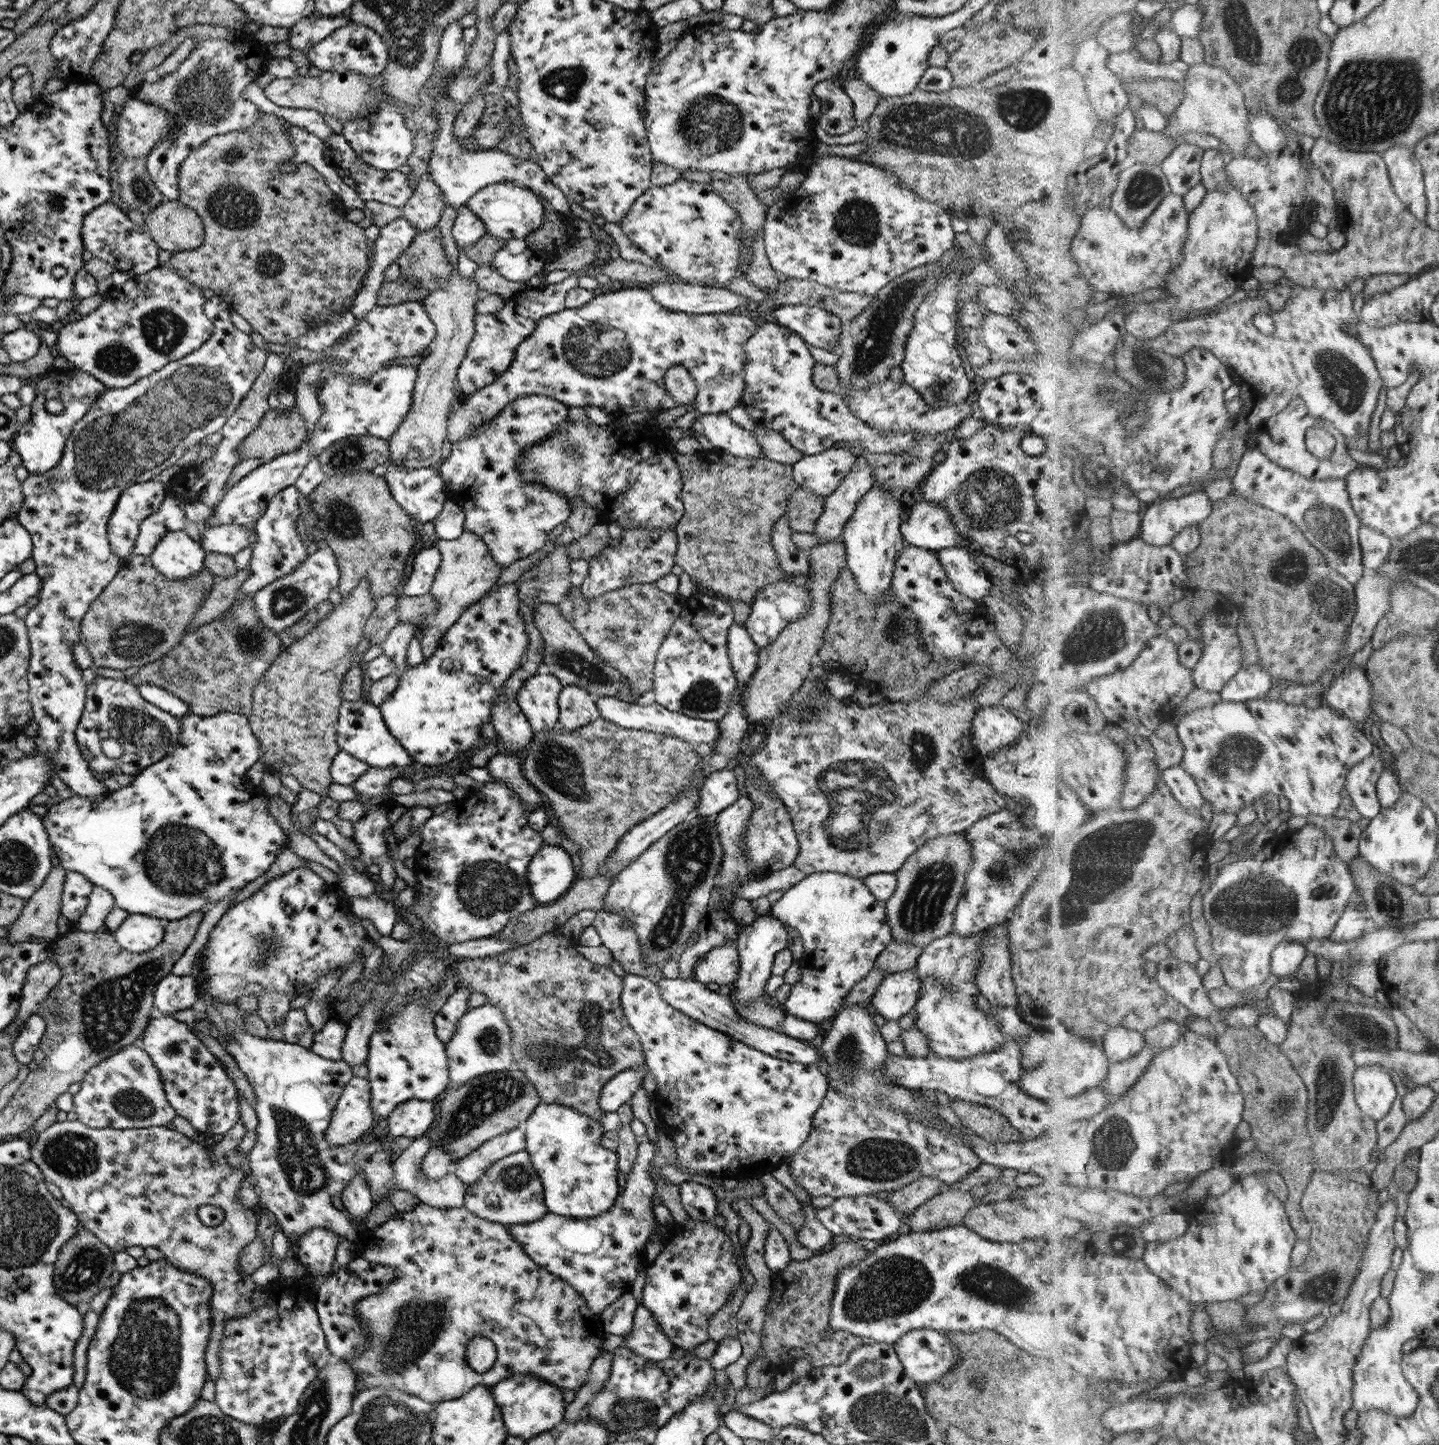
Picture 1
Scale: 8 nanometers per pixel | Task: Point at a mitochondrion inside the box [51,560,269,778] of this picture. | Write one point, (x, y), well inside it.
(144, 731)

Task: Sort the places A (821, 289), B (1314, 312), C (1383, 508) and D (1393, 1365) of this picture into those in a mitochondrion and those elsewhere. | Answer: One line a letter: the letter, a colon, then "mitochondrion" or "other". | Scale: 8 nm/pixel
A: other
B: other
C: other
D: other

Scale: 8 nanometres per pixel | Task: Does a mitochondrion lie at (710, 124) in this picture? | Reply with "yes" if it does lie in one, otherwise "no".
yes

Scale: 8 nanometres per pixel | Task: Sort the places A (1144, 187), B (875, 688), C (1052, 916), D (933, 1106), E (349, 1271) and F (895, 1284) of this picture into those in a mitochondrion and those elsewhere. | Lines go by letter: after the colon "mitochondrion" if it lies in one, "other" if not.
A: mitochondrion
B: other
C: mitochondrion
D: other
E: other
F: mitochondrion

